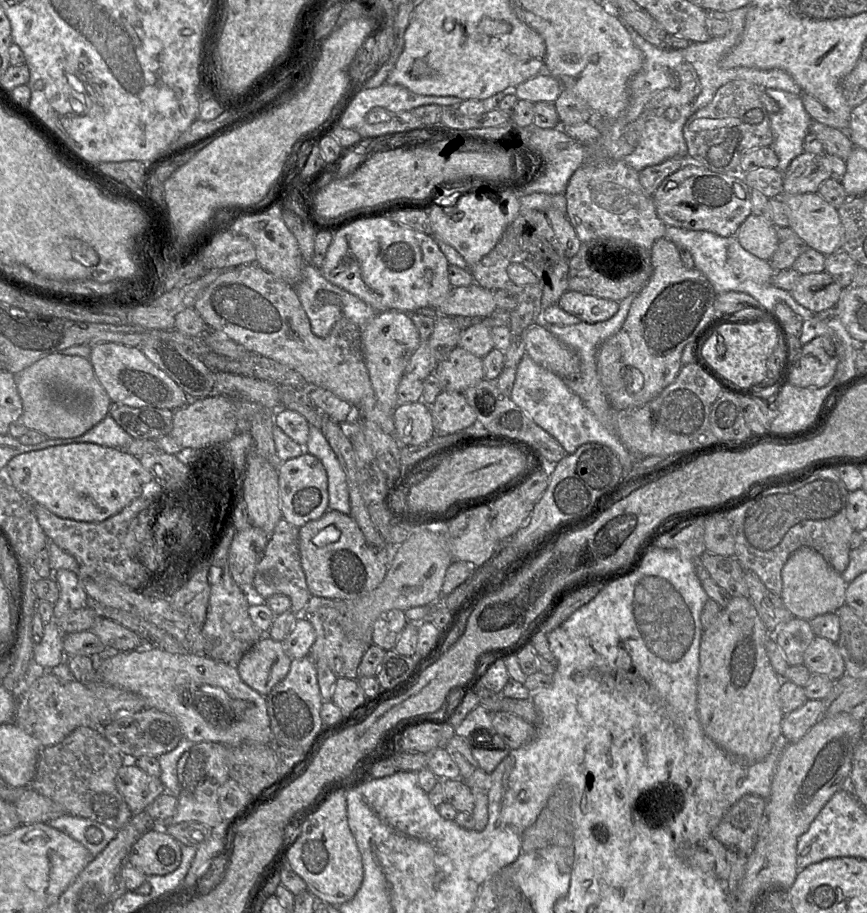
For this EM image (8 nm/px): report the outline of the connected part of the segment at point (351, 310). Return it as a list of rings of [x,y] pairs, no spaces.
[[[304,263],[301,280],[293,286],[301,306],[306,313],[311,331],[320,338],[327,337],[334,324],[346,318],[357,324],[361,328],[361,333],[367,324],[377,313],[371,306],[362,301],[357,296],[329,282],[321,273],[320,268],[312,264]]]

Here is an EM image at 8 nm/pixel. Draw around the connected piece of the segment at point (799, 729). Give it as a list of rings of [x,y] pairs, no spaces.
[[[807,700],[801,707],[784,716],[781,722],[782,736],[789,742],[797,742],[823,717],[823,701]]]

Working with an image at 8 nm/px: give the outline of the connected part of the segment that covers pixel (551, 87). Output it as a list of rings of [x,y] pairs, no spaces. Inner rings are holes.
[[[542,70],[538,75],[516,86],[515,96],[519,100],[532,103],[554,103],[561,93],[559,82],[549,73]]]

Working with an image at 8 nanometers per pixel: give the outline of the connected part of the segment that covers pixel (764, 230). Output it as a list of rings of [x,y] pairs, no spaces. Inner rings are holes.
[[[752,214],[740,225],[736,237],[746,251],[770,261],[778,247],[777,229],[773,223]]]

